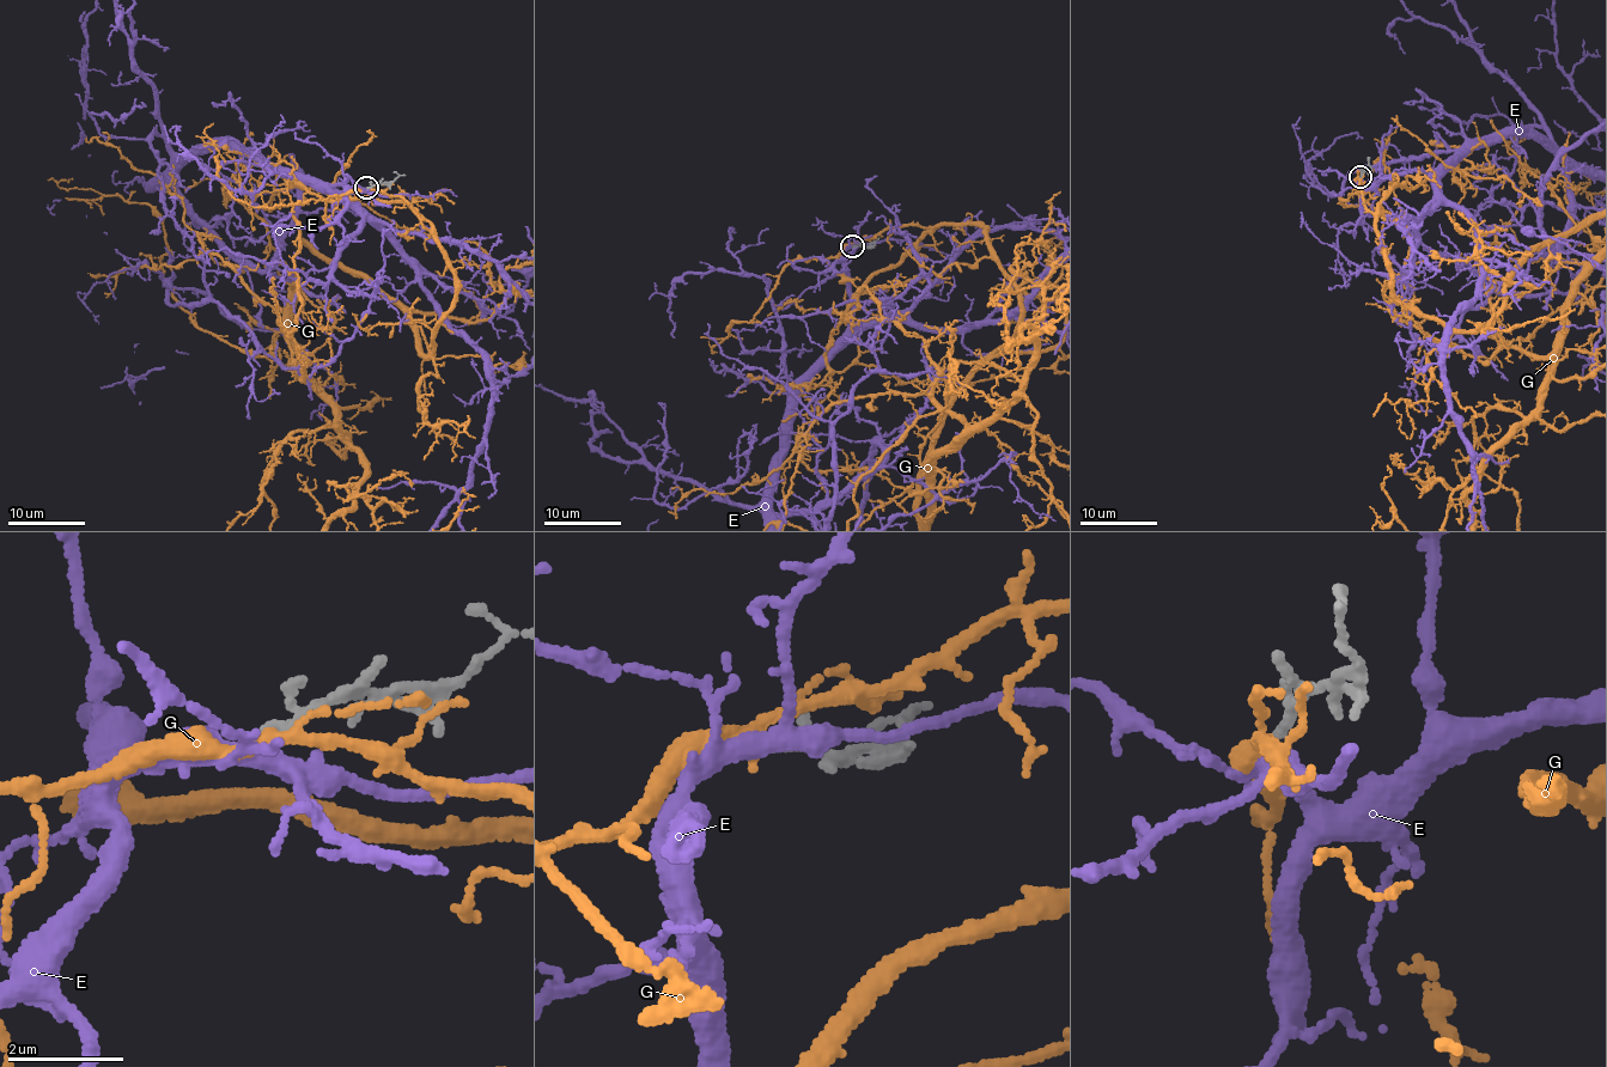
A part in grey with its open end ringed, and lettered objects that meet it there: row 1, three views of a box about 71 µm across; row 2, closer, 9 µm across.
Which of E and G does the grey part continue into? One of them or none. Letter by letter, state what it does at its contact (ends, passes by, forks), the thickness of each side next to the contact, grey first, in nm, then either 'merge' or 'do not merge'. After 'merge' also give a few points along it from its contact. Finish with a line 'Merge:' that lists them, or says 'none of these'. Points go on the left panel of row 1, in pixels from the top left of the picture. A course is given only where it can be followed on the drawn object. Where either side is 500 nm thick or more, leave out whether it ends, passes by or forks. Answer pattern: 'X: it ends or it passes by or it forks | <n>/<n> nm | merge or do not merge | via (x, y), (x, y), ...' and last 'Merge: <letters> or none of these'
E: it forks | 120/280 nm | merge
G: it forks | 120/180 nm | do not merge
Merge: E

